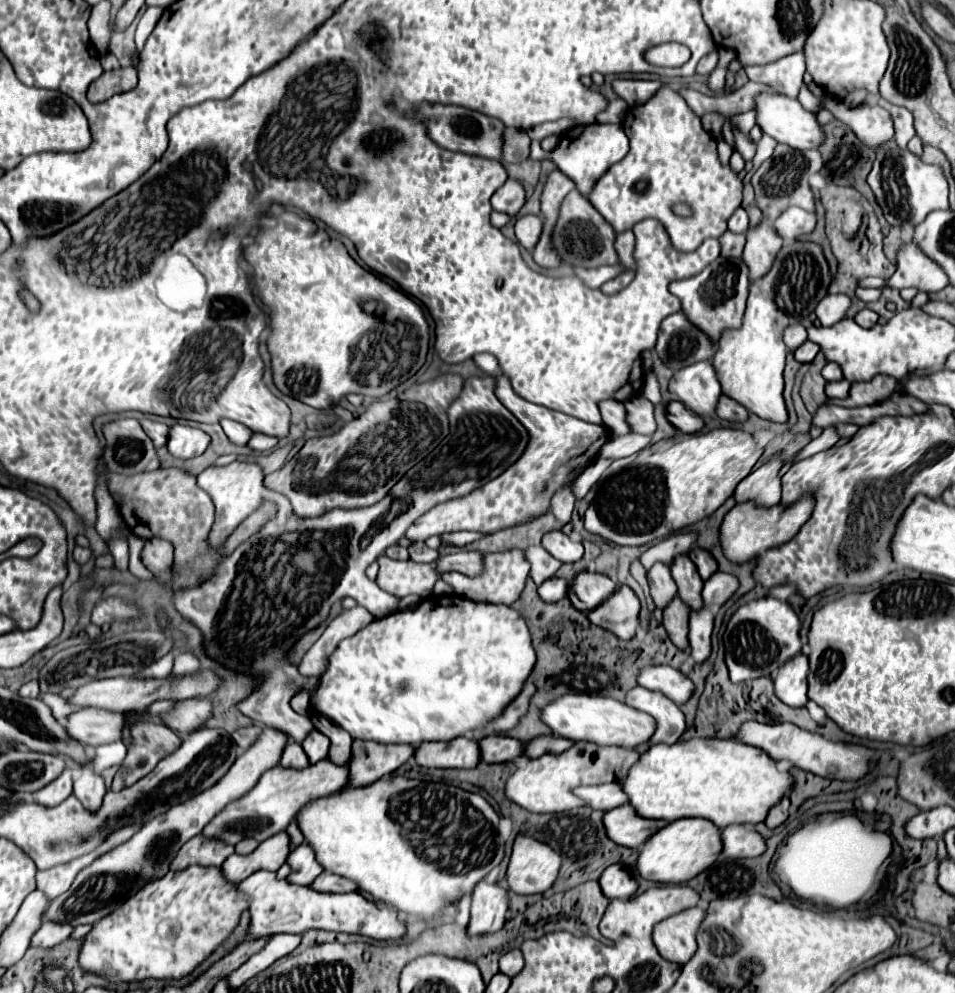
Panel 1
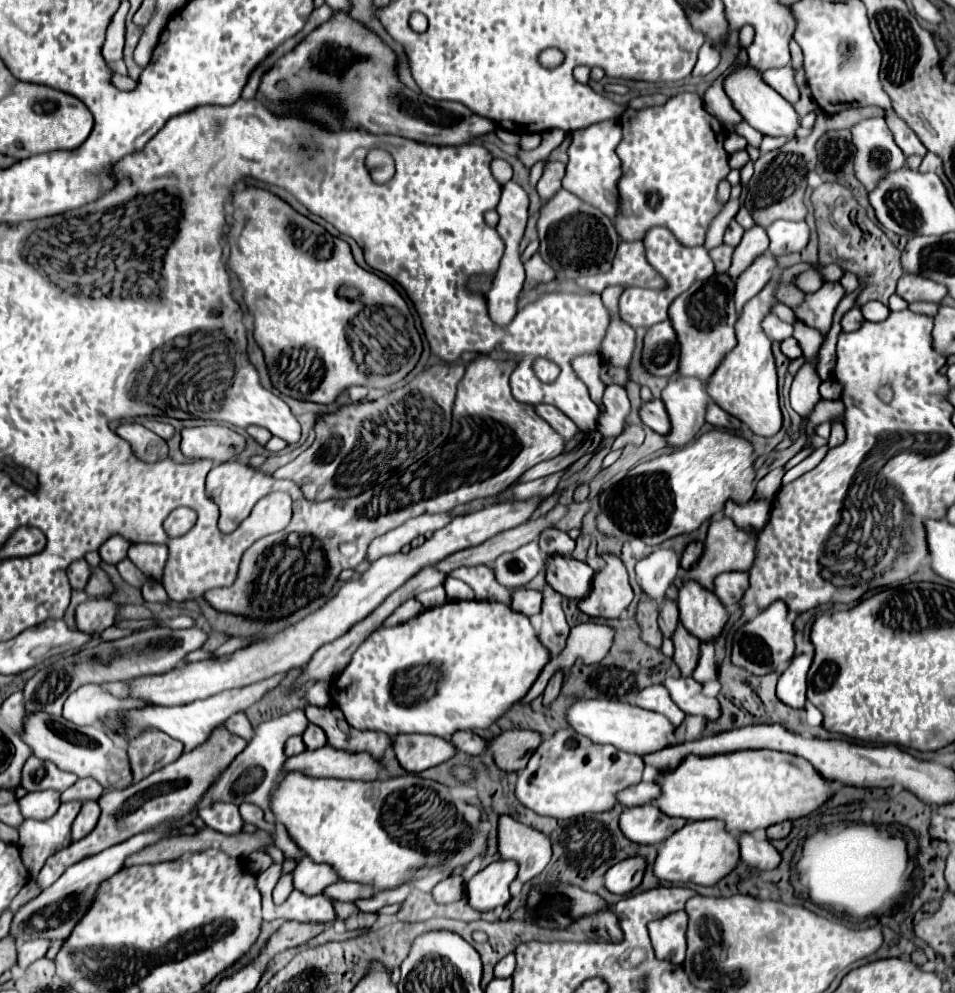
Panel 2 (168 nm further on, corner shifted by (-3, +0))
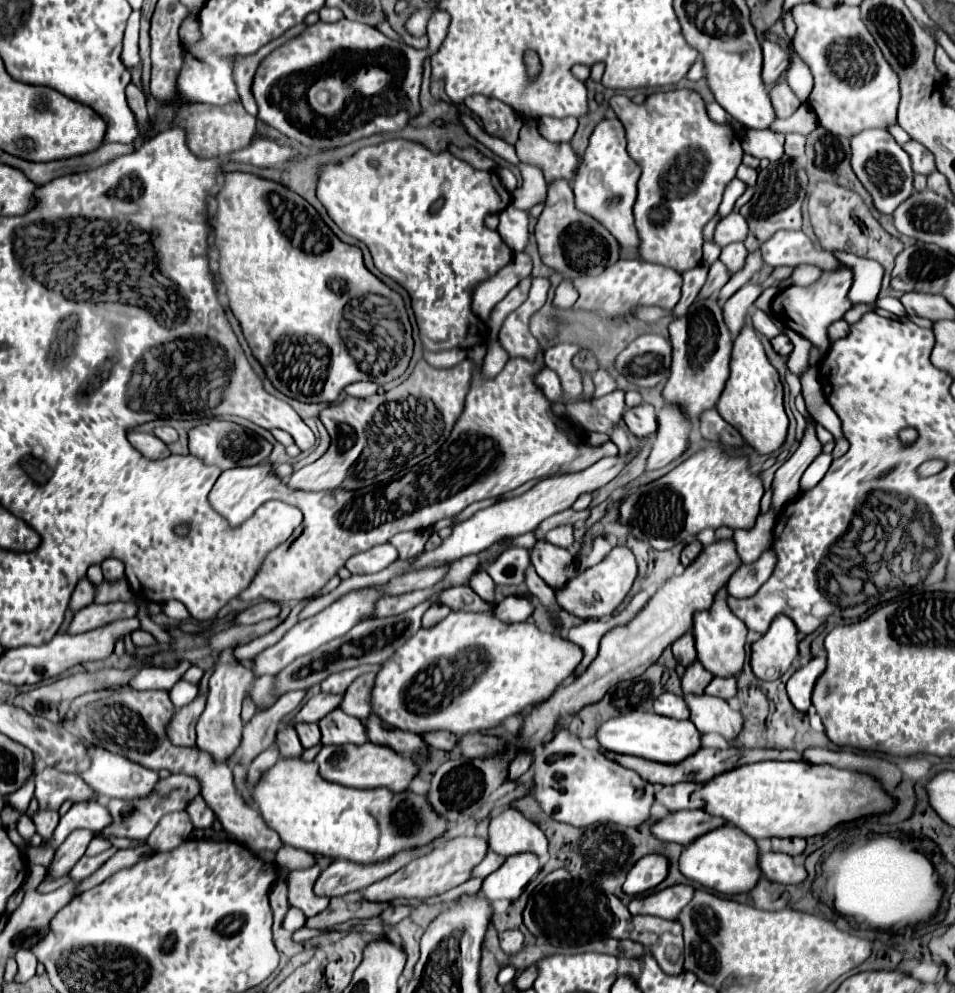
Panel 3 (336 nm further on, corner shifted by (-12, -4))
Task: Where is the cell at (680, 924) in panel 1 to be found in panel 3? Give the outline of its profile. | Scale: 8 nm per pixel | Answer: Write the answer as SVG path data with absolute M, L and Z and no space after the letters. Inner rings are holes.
M555 870L543 878L543 882L533 890L523 912L523 924L527 930L537 936L537 926L541 934L551 944L585 944L589 940L601 938L631 938L649 948L657 964L665 974L677 976L683 972L683 934L679 922L669 922L657 916L631 916L627 906L619 902L615 894L609 894L599 888L595 882L585 882L573 878L567 870Z

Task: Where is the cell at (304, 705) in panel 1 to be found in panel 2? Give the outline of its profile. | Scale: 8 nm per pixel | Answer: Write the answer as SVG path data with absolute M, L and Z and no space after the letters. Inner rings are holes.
M306 706L306 718L320 726L326 736L328 744L332 744L338 750L356 754L356 752L368 752L376 760L382 760L386 750L392 748L392 736L380 734L380 732L360 732L344 722L344 716L340 714L338 708L328 706L328 708L316 708L316 706Z

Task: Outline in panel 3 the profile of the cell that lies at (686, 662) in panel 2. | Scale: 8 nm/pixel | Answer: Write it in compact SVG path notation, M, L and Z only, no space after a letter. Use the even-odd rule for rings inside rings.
M695 662L693 666L689 666L685 670L685 676L681 680L683 686L683 694L703 694L705 686L713 680L713 674L707 672L701 662Z

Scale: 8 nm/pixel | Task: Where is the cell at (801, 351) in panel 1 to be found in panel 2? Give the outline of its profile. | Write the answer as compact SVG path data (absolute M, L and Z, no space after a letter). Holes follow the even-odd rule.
M796 338L784 340L784 342L782 342L782 352L784 352L790 360L796 360L796 358L802 356L802 348L800 348L800 344L798 344Z

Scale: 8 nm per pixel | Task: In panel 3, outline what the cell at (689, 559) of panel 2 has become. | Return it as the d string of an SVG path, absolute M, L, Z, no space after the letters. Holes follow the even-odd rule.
M691 540L691 542L683 548L683 552L681 552L681 564L683 564L683 566L689 566L689 564L699 556L701 550L703 550L701 542L699 542L699 540Z

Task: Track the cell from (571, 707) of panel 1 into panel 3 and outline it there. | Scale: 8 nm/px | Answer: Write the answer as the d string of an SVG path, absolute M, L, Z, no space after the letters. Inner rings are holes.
M627 712L623 716L611 718L601 724L597 732L597 740L603 748L617 754L631 754L649 758L655 762L681 762L681 758L689 758L693 750L701 748L701 734L693 726L691 720L673 720L667 716L659 716L655 712Z

